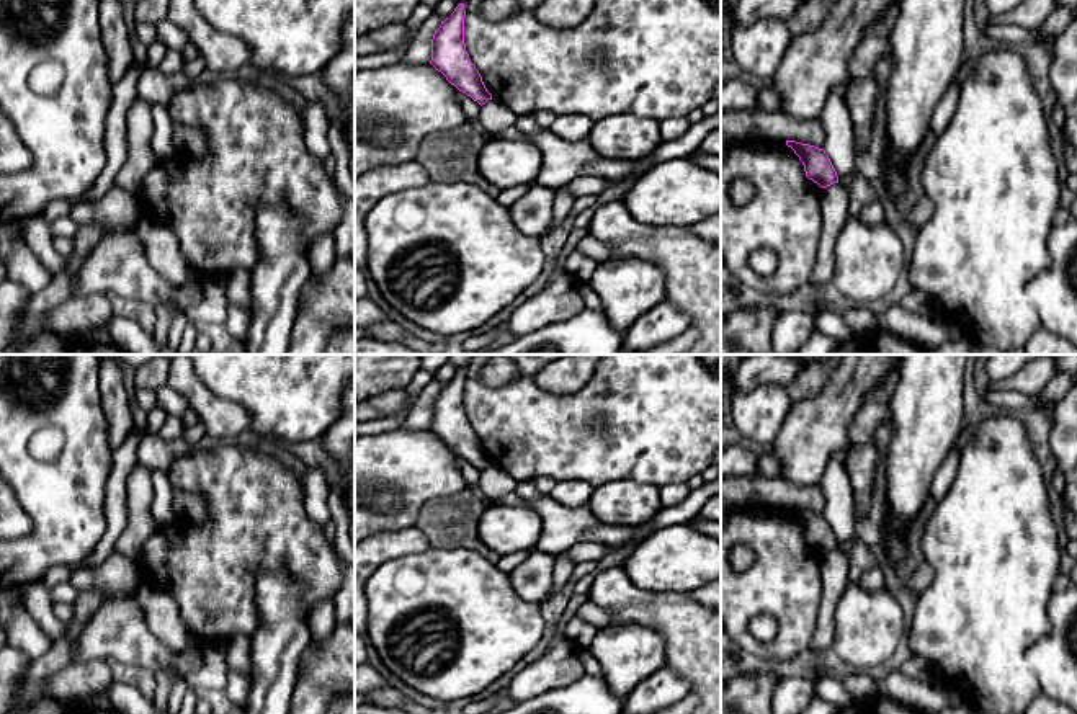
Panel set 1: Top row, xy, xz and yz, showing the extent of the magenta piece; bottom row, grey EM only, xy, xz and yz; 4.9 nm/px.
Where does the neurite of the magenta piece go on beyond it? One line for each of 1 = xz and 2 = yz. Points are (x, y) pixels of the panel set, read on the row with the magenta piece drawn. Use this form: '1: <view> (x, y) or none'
1: xz (496, 116)
2: yz (852, 175)

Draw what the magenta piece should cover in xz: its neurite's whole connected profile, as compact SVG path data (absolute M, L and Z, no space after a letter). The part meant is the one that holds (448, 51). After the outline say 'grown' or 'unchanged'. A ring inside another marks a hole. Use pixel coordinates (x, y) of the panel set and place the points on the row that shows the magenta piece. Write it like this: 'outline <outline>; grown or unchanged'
outline M459 3L451 16L441 21L431 39L430 64L451 85L480 105L477 119L494 137L497 132L515 126L518 114L487 91L479 70L471 62L464 44L464 16L464 3Z; grown

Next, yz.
outline M786 141L786 145L791 147L802 162L806 176L820 188L827 188L833 183L847 188L860 176L855 167L845 176L838 176L824 149L796 141Z; grown

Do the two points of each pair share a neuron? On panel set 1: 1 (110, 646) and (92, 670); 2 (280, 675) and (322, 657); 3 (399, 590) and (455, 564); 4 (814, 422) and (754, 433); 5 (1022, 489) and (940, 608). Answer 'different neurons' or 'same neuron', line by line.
1: different neurons
2: different neurons
3: same neuron
4: different neurons
5: same neuron

